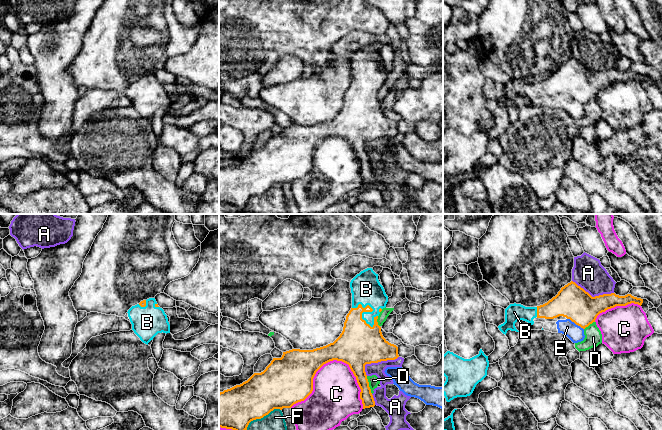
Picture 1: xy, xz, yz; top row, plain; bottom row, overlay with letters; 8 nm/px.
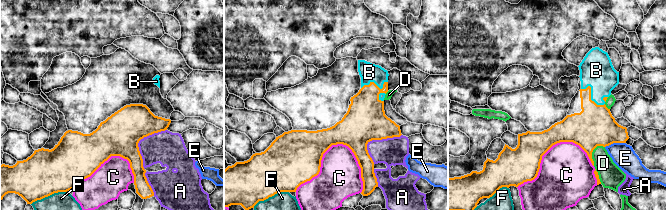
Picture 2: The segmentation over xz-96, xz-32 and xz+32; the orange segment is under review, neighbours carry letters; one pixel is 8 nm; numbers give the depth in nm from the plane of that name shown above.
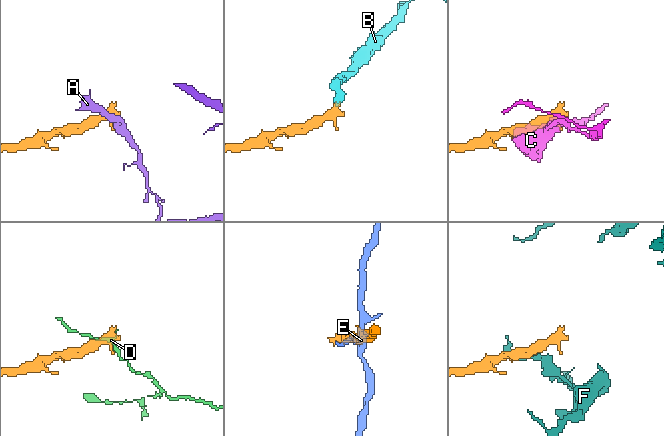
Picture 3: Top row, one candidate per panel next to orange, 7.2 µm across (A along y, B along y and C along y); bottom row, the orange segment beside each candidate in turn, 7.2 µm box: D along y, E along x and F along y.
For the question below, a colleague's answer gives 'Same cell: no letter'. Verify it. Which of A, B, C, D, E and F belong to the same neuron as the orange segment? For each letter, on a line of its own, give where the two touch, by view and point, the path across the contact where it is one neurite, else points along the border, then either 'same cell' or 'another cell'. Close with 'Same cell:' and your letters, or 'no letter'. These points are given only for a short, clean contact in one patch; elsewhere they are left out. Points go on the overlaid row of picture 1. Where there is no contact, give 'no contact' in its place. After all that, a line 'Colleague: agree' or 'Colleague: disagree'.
A: xz (377, 362) | another cell
B: xz (369, 311) | across xz (358, 340), (362, 313), (369, 311), (366, 289) | same cell
C: xz (323, 364) | another cell
D: xz (368, 385) | another cell
E: yz (575, 323) | another cell
F: xz (261, 417) | another cell
Same cell: B
Colleague: disagree

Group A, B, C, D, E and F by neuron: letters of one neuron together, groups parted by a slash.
A / B / C / D / E / F

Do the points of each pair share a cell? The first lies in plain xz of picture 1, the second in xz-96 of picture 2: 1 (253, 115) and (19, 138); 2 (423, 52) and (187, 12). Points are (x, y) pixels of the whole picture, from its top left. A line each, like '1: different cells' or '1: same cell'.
1: different cells
2: same cell

